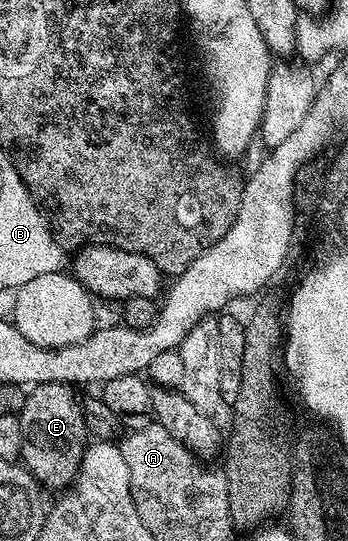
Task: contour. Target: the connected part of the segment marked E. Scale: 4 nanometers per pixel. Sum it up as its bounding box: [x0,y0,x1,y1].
[18,383,89,493]

